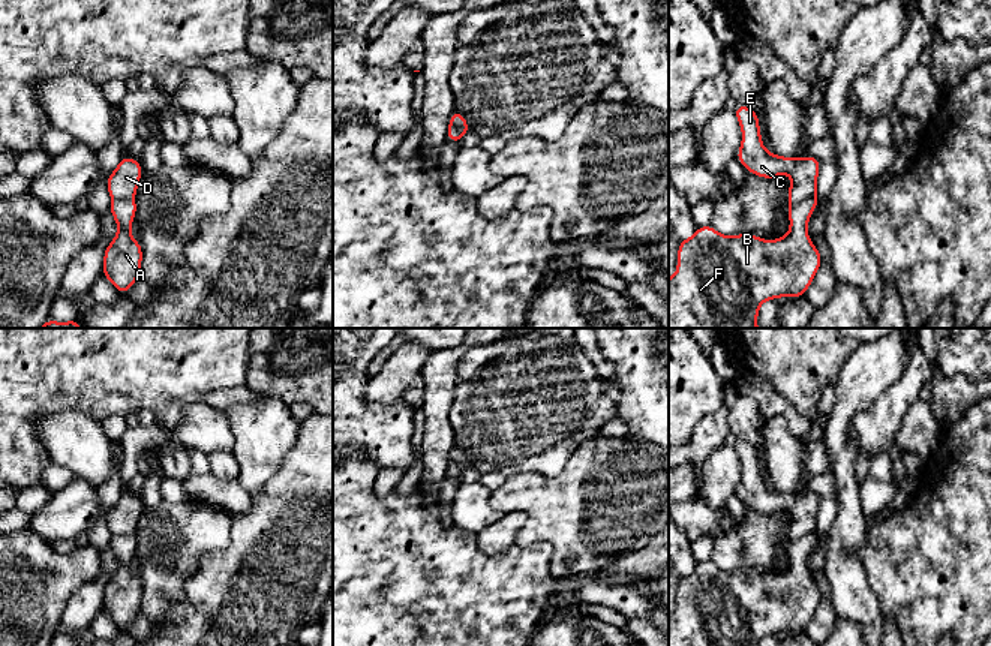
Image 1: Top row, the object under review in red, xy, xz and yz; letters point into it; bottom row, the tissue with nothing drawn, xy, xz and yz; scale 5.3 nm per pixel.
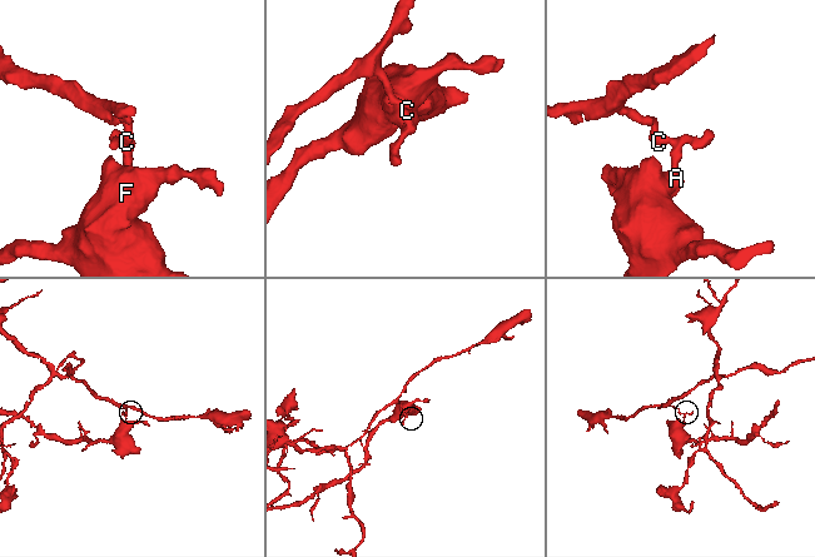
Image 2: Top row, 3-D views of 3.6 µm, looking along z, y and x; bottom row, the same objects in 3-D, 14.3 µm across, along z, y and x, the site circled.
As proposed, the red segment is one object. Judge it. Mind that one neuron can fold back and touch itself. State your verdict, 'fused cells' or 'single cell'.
fused cells

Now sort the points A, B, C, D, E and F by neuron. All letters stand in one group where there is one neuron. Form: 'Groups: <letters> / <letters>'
Groups: A B F / C D E

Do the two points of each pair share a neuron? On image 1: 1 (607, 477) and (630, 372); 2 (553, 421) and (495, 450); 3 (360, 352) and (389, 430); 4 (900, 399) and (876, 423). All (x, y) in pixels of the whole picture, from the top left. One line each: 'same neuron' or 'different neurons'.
1: different neurons
2: same neuron
3: same neuron
4: same neuron

